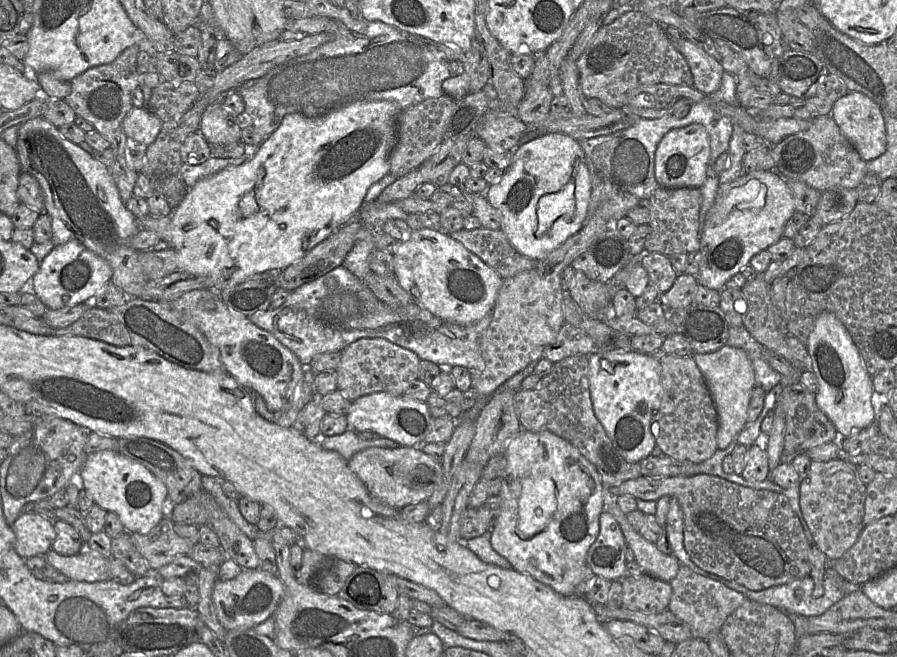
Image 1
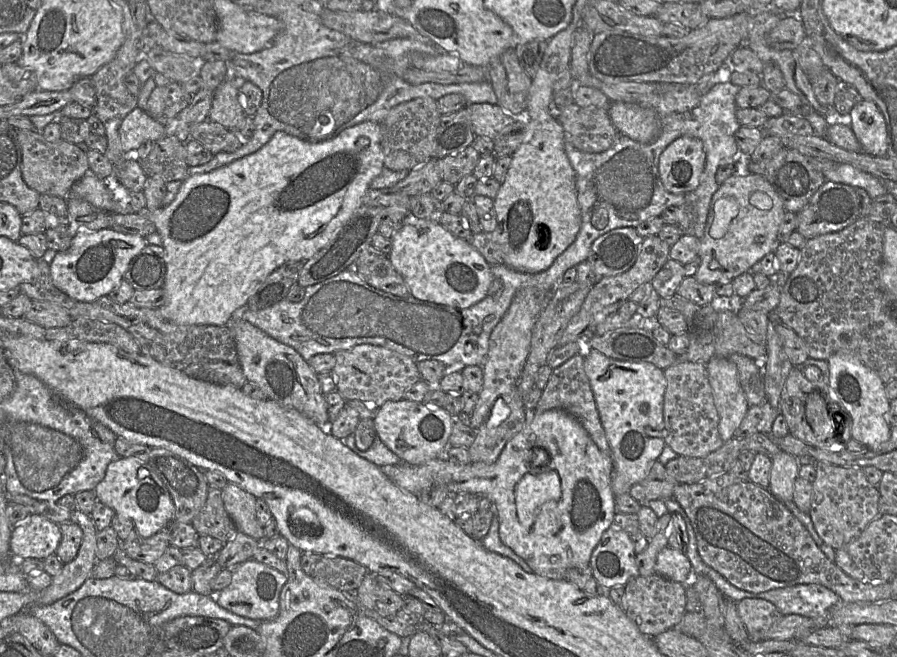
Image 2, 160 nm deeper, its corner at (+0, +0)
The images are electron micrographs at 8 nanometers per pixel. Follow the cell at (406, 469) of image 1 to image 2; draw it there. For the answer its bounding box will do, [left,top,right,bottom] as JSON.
[380,409,616,580]

